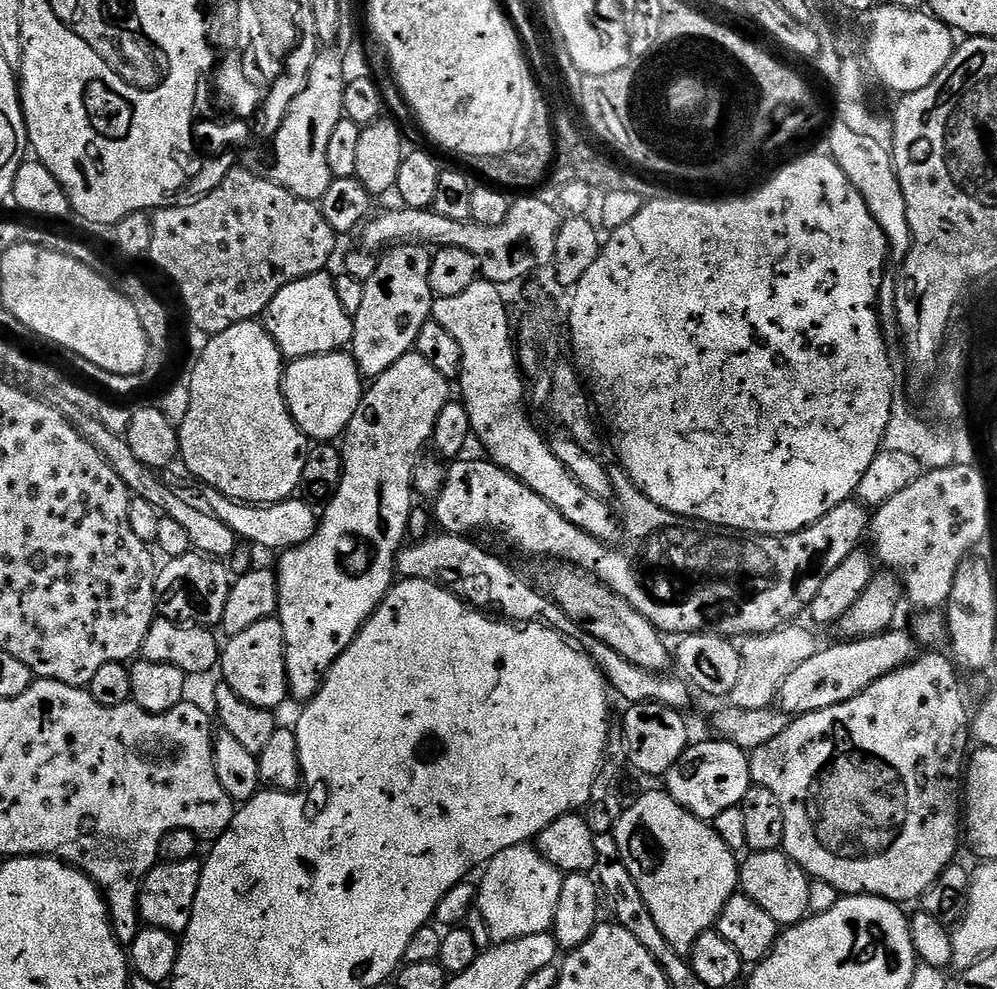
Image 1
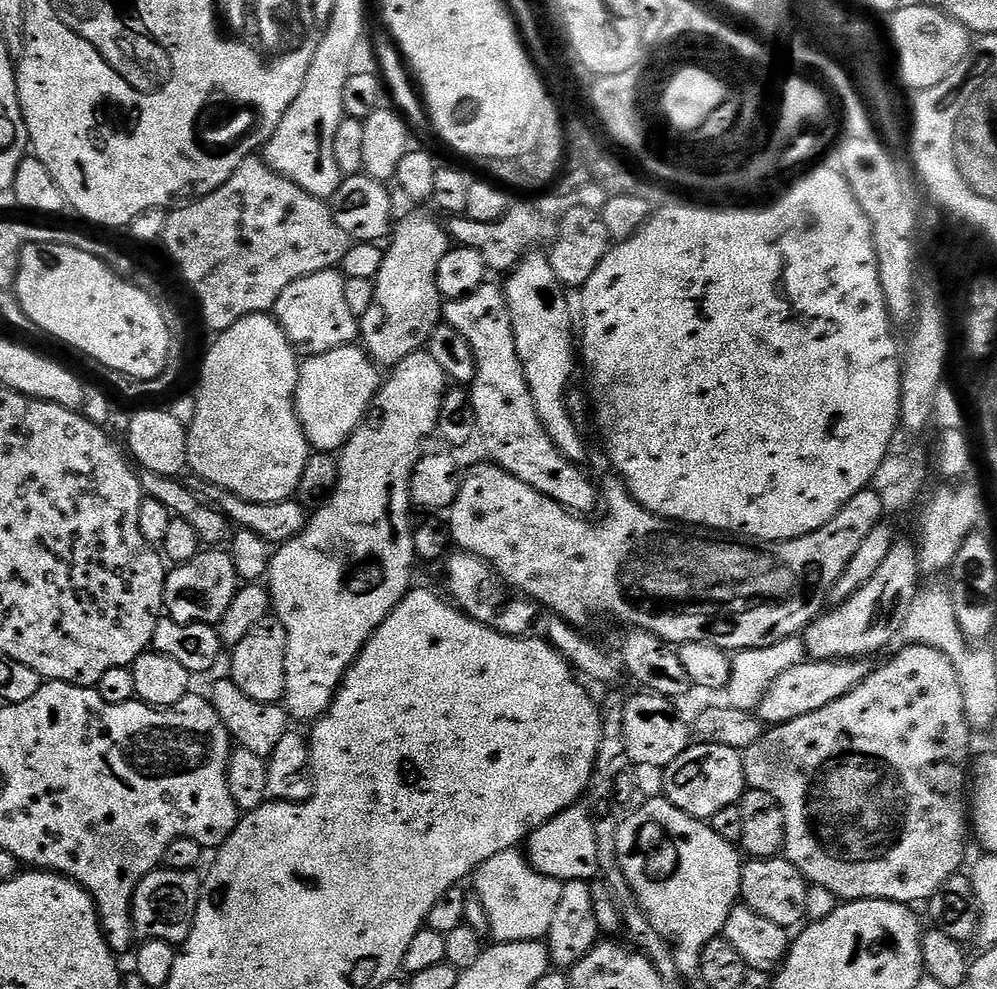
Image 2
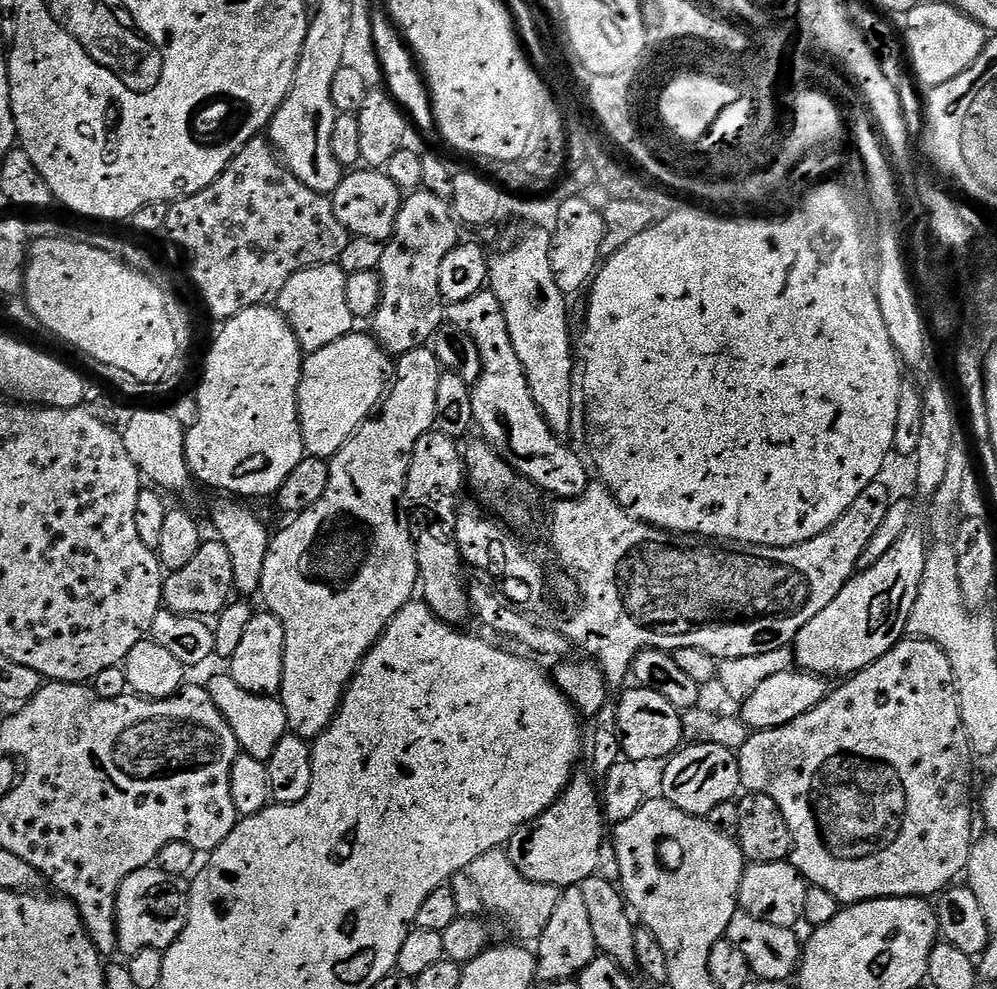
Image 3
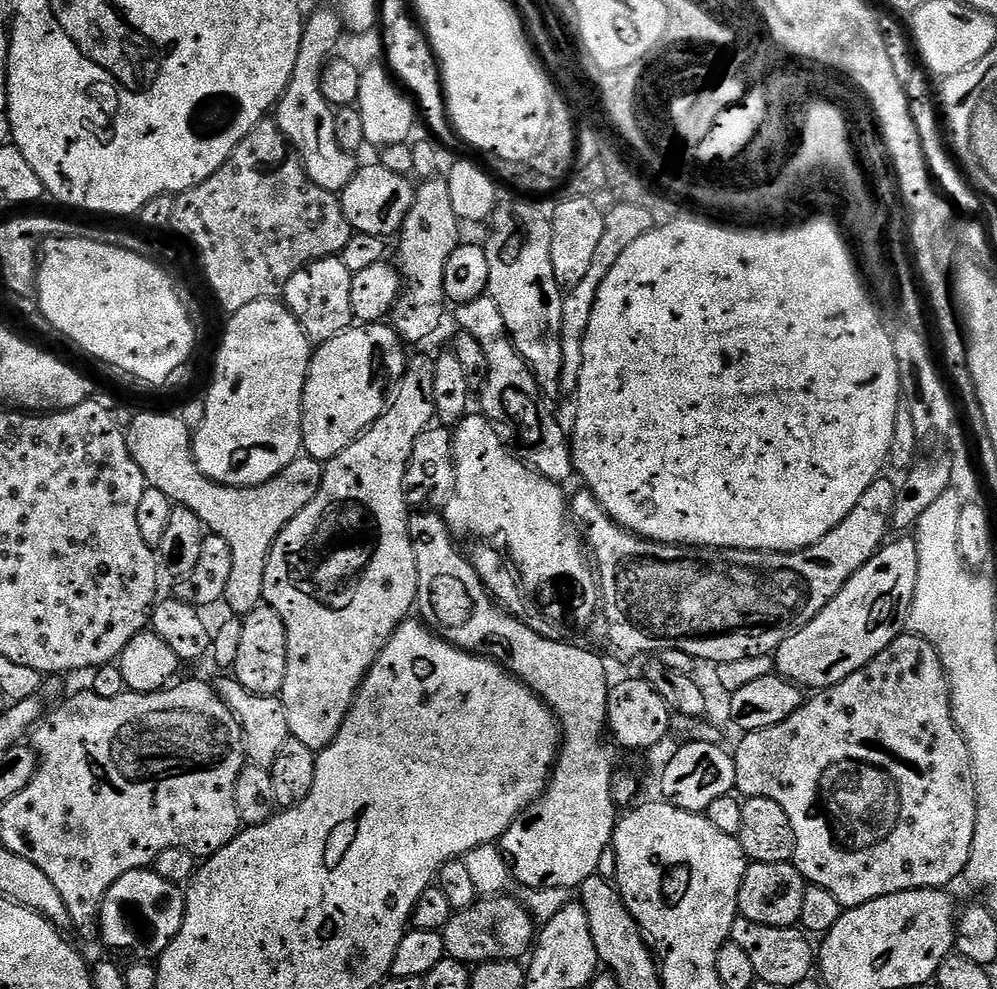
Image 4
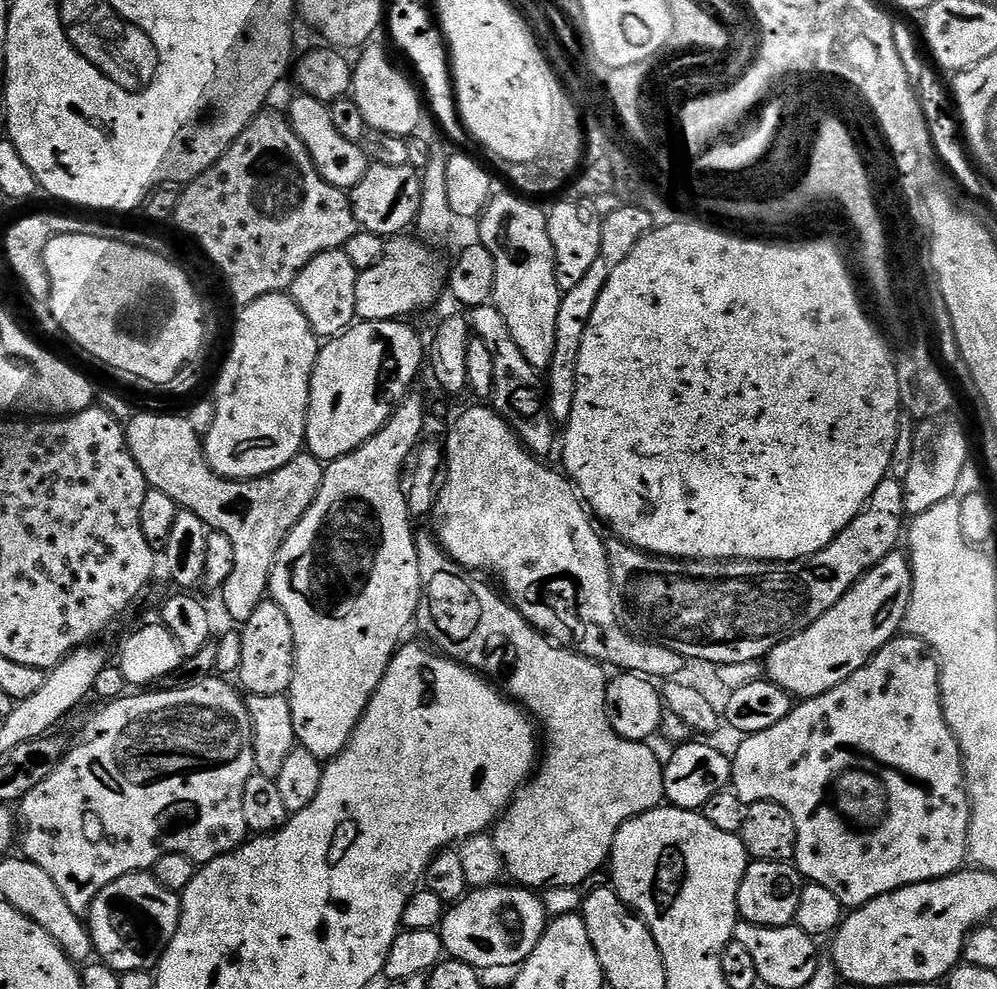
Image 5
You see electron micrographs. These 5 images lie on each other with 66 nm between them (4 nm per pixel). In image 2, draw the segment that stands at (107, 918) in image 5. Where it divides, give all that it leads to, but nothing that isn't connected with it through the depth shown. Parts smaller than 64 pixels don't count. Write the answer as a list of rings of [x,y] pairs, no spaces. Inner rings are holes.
[[[163,866],[156,871],[146,874],[138,882],[138,886],[132,895],[132,925],[136,927],[137,937],[144,940],[165,940],[174,946],[182,945],[194,926],[194,914],[198,910],[198,898],[200,897],[201,877],[195,871],[176,872],[173,868]]]

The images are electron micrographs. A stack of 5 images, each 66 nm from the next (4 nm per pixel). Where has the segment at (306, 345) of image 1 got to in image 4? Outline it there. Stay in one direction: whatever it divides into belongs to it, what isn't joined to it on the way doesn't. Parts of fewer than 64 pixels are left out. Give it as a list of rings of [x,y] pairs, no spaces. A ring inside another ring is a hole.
[[[327,256],[302,266],[302,270],[298,270],[298,274],[294,274],[290,282],[286,282],[282,303],[288,307],[290,314],[294,314],[294,318],[298,318],[302,330],[313,345],[330,342],[330,338],[353,327],[354,317],[350,306],[353,275],[350,270],[346,270],[339,256]]]

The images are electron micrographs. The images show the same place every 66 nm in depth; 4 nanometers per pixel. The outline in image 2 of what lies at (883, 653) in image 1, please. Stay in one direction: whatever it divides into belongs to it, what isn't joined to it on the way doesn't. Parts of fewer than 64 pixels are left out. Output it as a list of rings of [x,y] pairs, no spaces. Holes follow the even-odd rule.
[[[867,659],[858,660],[813,660],[791,666],[783,670],[765,691],[758,707],[758,715],[765,725],[785,724],[794,718],[814,714],[822,706],[830,706],[838,698],[850,694],[854,686],[861,684],[870,671]]]

